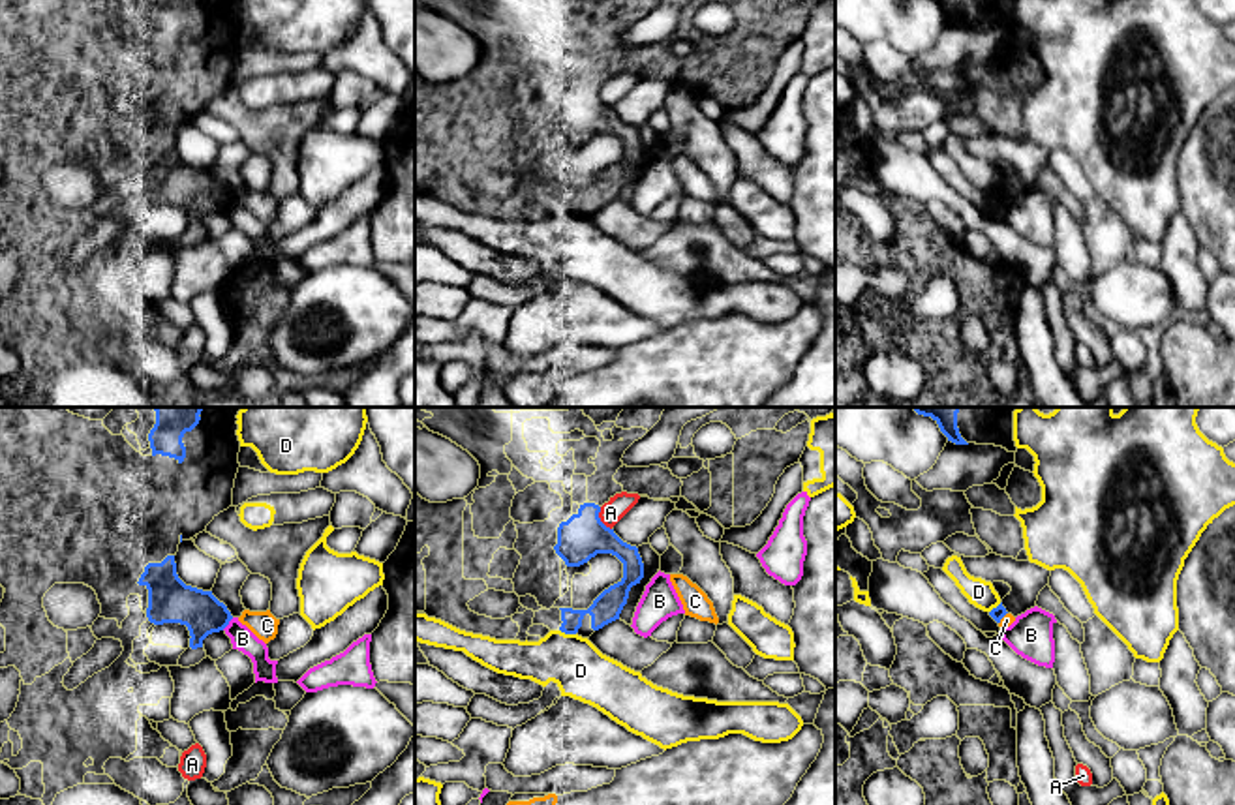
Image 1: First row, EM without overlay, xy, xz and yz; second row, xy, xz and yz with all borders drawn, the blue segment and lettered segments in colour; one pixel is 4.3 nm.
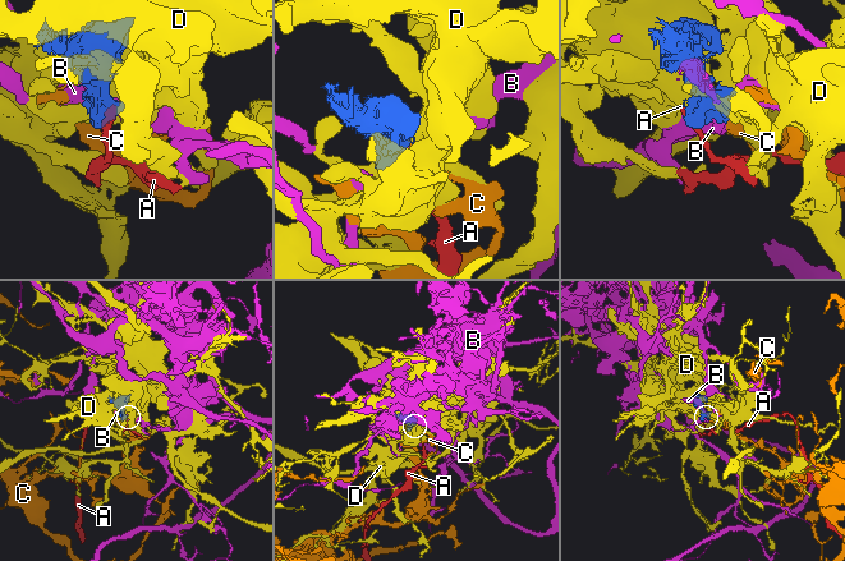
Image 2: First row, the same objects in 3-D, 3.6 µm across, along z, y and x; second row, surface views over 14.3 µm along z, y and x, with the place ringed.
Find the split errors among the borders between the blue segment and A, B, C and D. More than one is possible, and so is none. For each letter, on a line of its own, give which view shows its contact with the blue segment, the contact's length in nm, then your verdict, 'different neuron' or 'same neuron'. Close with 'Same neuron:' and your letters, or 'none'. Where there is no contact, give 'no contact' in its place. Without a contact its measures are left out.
A: contact in xz; length 120 nm; different neuron
B: contact in xy; length 80 nm; different neuron
C: contact in yz; length 70 nm; different neuron
D: contact in xz; length 80 nm; different neuron
Same neuron: none

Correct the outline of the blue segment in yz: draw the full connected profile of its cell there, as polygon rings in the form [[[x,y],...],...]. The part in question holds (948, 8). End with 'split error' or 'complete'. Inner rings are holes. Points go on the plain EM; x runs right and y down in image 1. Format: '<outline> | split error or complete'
[[[937,0],[937,4],[955,24],[995,24],[1017,32],[1014,0]]] | split error

